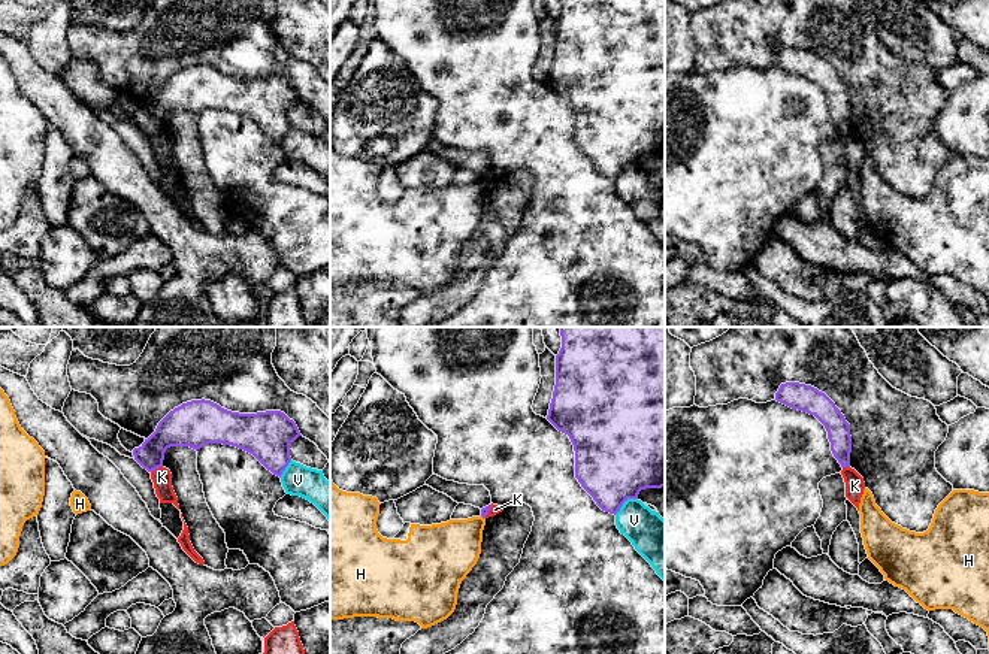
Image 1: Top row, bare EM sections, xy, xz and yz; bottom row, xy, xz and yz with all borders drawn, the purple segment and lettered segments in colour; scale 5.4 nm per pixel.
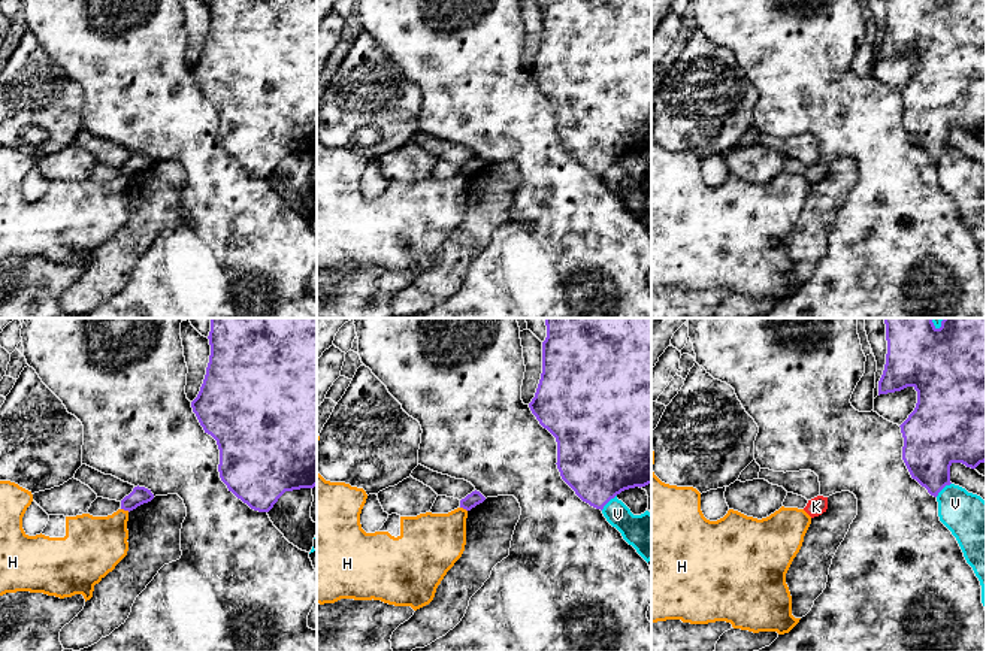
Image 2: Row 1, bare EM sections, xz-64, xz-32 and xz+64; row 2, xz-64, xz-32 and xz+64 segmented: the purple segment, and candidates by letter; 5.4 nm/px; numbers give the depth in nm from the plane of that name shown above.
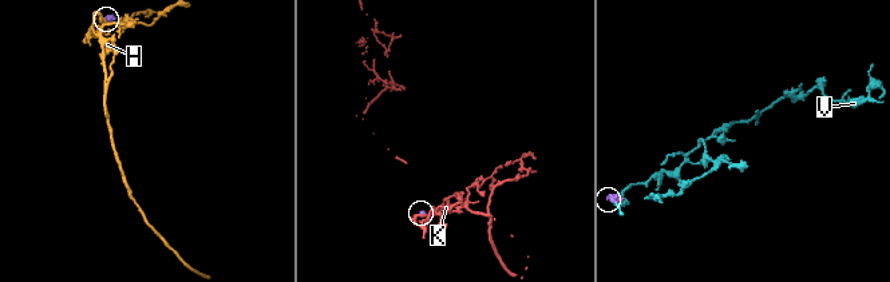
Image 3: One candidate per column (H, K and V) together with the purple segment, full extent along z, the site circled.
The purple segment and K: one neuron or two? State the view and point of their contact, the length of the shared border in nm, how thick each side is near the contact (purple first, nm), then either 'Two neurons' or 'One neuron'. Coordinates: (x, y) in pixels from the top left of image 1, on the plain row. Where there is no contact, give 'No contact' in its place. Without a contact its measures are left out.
Touches purple at xy (156, 133). Shared border 80 nm. Thickness 190 nm (purple) against 110 nm. Two neurons

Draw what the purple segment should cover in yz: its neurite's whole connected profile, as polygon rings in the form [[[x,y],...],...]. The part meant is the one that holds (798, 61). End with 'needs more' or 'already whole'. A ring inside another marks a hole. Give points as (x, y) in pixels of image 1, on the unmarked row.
[[[786,48],[781,49],[775,58],[775,66],[792,75],[814,81],[828,97],[834,122],[838,125],[841,133],[850,133],[850,90],[825,58],[811,51]]] | already whole

